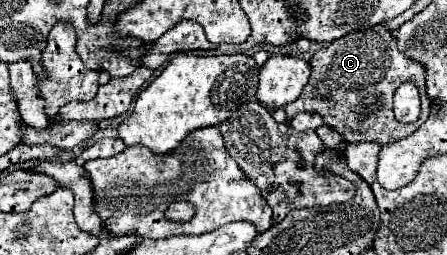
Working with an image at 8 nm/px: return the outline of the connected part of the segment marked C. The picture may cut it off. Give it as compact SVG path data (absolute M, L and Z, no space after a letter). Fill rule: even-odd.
M377 24L363 32L351 32L335 42L331 42L327 48L321 48L311 58L311 78L305 84L301 96L297 102L291 102L285 106L287 112L287 124L291 118L299 112L317 112L323 116L325 124L335 128L345 142L379 142L387 144L393 140L399 140L403 136L409 136L409 132L415 132L421 126L421 120L429 116L431 100L425 92L425 70L421 70L421 64L415 60L409 60L399 48L397 38L393 32L389 32L387 24ZM403 80L415 80L419 94L421 94L421 114L417 122L403 124L393 114L393 92ZM325 84L327 96L317 98L313 90ZM367 96L377 96L379 102L375 106L369 106L363 110L363 102Z

